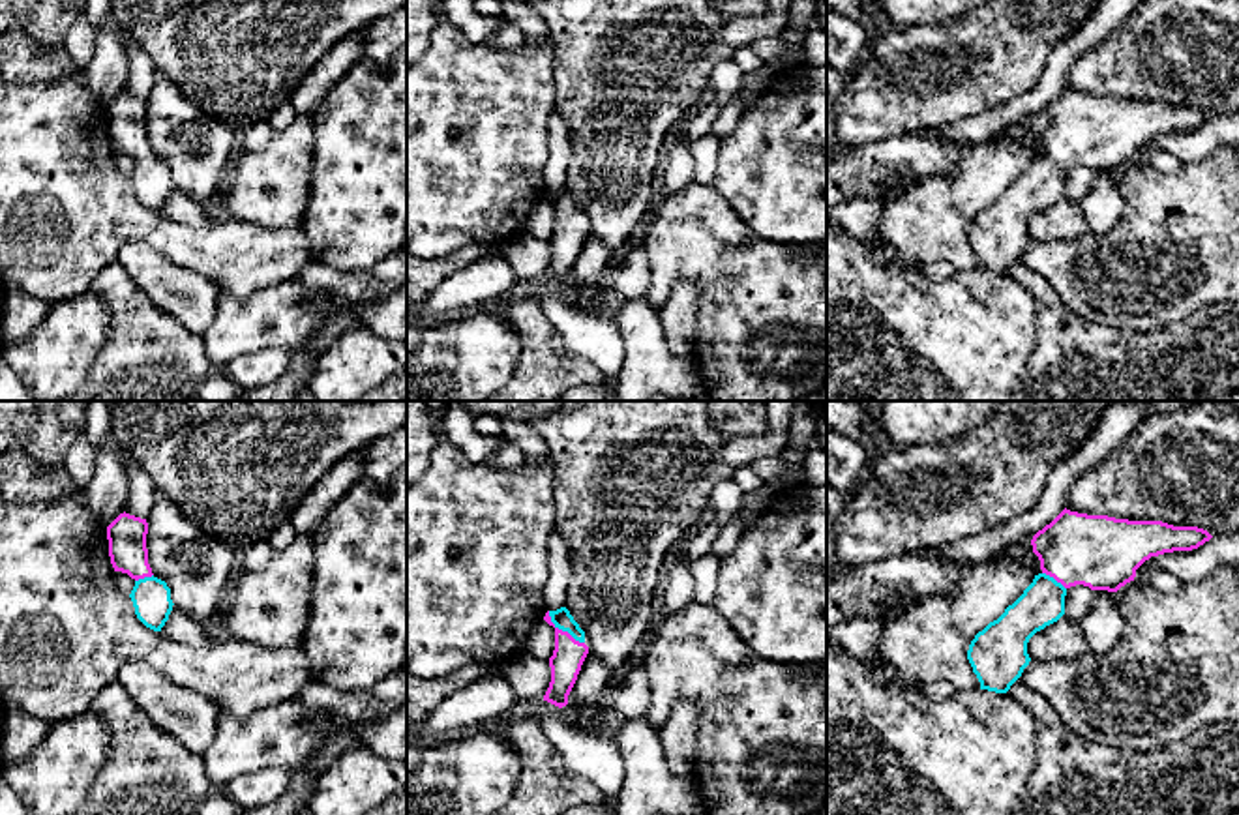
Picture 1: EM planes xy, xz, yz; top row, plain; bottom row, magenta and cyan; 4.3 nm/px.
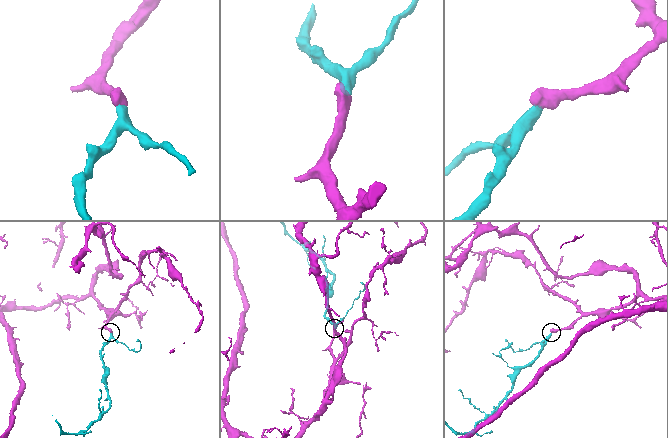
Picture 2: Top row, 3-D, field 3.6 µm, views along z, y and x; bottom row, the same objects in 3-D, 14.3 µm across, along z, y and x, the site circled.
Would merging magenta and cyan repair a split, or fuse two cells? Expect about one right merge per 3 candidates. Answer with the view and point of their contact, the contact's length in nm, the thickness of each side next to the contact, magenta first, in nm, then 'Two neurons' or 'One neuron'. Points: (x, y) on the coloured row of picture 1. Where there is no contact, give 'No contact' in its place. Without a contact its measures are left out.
Touches magenta at xz (561, 630). Shared border 220 nm. Thickness 140 nm (magenta) against 80 nm. One neuron

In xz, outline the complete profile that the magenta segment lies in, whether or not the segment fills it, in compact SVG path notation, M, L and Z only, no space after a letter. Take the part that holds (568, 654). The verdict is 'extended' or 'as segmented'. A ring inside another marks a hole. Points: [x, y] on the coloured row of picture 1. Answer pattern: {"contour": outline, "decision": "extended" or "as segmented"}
{"contour": "M566 607L547 611L544 620L555 628L555 650L549 658L551 682L544 701L562 708L568 704L568 695L589 654L589 646L585 645L585 631Z", "decision": "extended"}

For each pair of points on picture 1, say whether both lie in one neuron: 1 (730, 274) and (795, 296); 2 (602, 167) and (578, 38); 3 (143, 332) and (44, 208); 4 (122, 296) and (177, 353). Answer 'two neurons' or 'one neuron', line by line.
1: one neuron
2: one neuron
3: two neurons
4: one neuron

